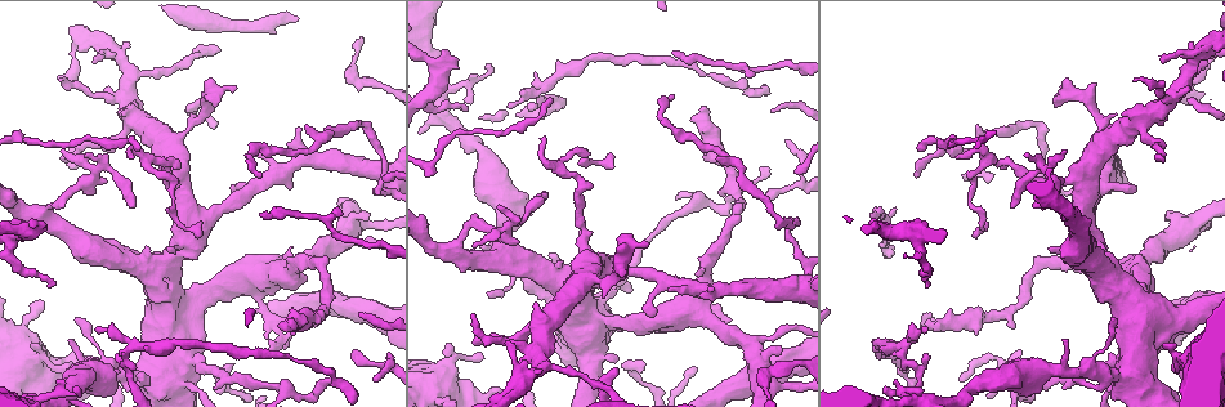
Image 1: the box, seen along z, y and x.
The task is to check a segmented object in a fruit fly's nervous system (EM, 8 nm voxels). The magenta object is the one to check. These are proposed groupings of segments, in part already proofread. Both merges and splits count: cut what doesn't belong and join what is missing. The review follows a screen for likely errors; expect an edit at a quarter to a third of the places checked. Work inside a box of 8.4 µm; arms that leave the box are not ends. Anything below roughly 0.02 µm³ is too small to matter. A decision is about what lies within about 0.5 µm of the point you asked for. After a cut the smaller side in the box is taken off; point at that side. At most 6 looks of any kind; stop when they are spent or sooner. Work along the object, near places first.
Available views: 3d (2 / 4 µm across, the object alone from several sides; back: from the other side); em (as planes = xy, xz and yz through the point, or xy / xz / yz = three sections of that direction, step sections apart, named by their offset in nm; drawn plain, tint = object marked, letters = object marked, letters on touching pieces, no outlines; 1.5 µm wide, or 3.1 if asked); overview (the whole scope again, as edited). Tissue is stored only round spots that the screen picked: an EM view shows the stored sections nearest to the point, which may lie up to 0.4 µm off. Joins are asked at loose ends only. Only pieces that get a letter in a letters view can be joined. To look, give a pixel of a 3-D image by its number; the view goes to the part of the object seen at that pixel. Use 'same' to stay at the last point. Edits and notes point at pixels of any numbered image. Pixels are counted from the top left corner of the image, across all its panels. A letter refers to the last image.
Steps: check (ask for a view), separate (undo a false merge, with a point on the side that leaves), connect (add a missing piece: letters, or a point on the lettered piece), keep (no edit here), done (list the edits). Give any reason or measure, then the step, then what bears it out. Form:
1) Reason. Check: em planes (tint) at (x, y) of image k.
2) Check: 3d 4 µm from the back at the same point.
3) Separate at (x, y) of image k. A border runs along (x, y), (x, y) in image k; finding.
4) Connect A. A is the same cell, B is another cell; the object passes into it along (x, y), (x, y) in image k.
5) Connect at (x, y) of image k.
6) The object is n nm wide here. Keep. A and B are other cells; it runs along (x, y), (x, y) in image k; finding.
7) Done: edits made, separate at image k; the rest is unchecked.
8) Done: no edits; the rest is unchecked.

Check: 3d 4 µm at (473, 315) of image 1.

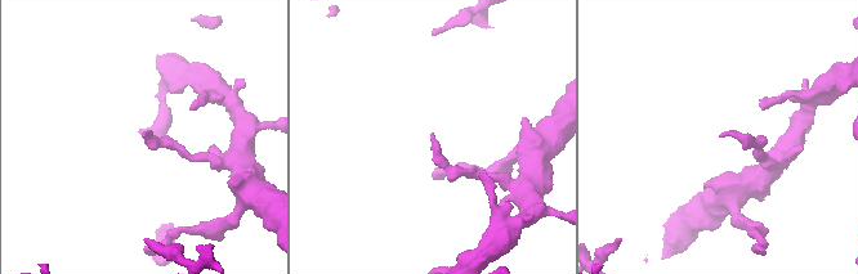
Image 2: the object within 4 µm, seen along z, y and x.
Check: em yz step 4 (letters) at (721, 134) of image 2.

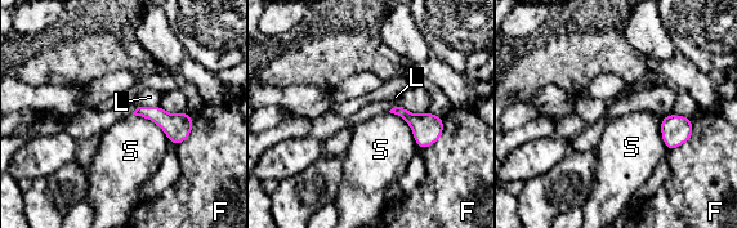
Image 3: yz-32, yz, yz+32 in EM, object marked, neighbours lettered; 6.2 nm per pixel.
Check: em planes (letters) at the same point.

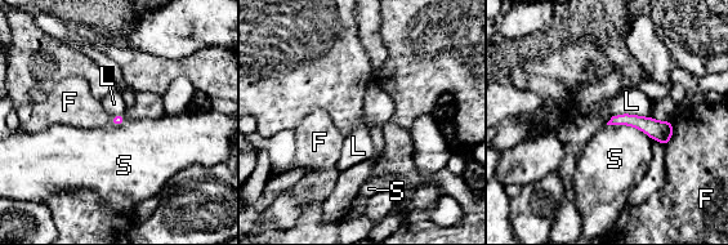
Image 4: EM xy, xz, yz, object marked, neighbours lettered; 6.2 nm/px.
The object is 70 nm wide here. Keep. F, L and S are other cells; a border runs along (612, 115), (637, 114), (651, 117) in image 4; none of them fits.

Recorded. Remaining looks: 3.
Thin arm on a thick one. Check: em xz step 8 (tint) at (1085, 176) of image 1.

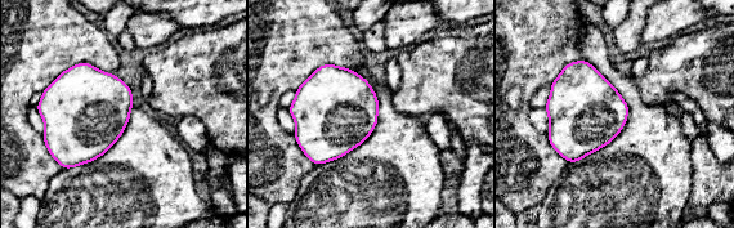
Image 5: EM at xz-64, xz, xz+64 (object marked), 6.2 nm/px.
Another direction. Check: em planes (tint) at the same point.

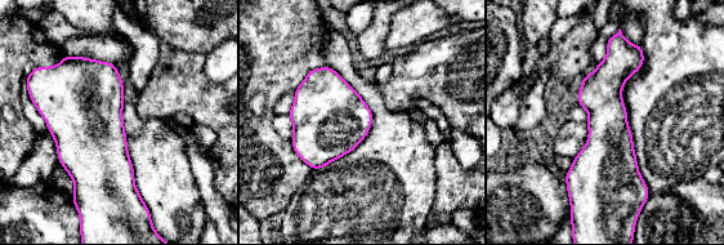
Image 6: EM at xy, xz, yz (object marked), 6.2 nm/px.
Check: em planes (letters) at the same point.

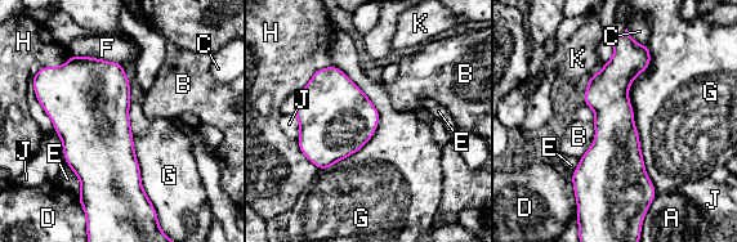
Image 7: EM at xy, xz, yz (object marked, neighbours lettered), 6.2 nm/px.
The longest contact is with G, 950 nm. Keep. A, B, C, D, E, F, G, H, J and K are other cells; a border runs along (54, 129), (59, 137), (66, 162) in image 7; one neuron here.

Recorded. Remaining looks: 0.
Done: no edits; the rest is unchecked.

